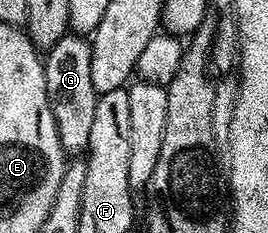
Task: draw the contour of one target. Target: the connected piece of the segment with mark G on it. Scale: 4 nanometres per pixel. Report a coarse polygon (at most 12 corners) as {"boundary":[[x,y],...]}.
{"boundary":[[74,33],[46,52],[57,137],[82,156],[100,96],[90,42]]}

